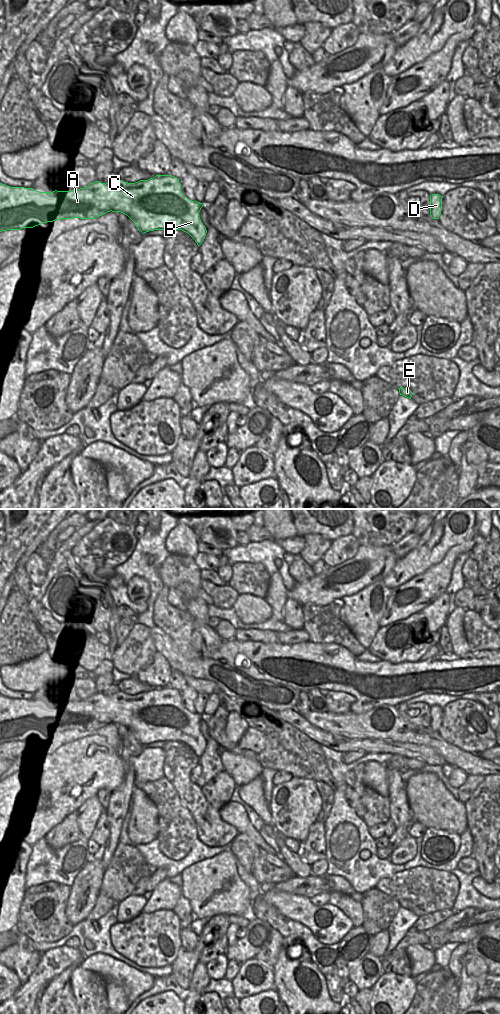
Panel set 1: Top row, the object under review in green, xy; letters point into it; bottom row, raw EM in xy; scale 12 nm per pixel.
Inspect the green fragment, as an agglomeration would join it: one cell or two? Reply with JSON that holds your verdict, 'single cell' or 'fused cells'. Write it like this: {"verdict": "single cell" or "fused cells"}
{"verdict": "single cell"}

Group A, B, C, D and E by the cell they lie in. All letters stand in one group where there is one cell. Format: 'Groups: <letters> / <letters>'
Groups: A B C D E.

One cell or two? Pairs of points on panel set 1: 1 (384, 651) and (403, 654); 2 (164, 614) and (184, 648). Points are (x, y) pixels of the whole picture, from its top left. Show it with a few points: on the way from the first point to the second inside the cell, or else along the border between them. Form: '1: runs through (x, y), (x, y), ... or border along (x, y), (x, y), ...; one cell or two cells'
1: runs through (389, 651), (398, 651); one cell
2: runs through (172, 622), (179, 629), (181, 640); one cell

